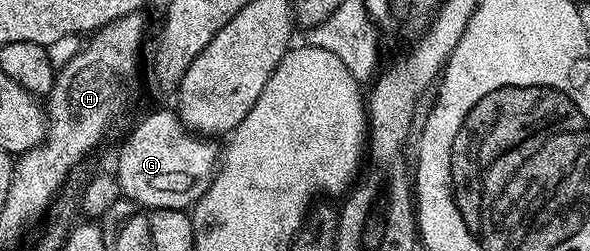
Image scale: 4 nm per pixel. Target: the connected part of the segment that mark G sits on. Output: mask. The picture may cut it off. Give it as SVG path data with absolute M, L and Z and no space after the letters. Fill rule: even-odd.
M159 109L156 113L151 113L148 117L143 117L135 125L135 130L131 133L131 138L124 143L119 149L119 158L115 161L113 166L113 172L115 178L119 180L119 192L128 201L135 202L136 205L142 207L147 211L154 211L156 209L182 209L186 210L188 207L194 206L196 201L201 199L201 195L211 185L211 180L215 178L215 171L217 168L217 145L216 142L211 139L204 139L202 136L193 135L191 130L185 128L183 120L180 119L178 112L172 111L171 113L167 109Z

